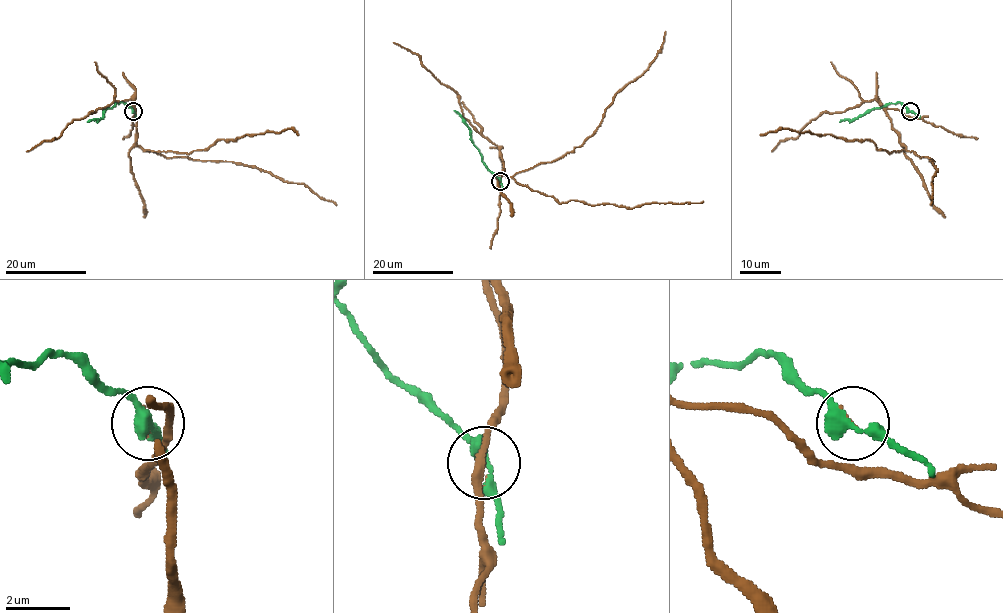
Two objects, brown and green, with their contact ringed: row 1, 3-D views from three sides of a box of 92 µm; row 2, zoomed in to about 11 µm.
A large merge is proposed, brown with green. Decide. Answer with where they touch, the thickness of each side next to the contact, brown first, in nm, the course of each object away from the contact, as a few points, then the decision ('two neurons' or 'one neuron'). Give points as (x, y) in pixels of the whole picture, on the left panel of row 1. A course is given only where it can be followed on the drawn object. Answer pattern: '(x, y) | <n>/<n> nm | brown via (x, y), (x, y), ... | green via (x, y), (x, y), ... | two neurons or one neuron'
(133, 111) | 90/360 nm | brown via (133, 111), (136, 143), (154, 151), (190, 153), (207, 149), (221, 139), (287, 129), (298, 135) | green via (133, 111), (123, 102), (115, 103), (100, 119), (87, 122) | two neurons

